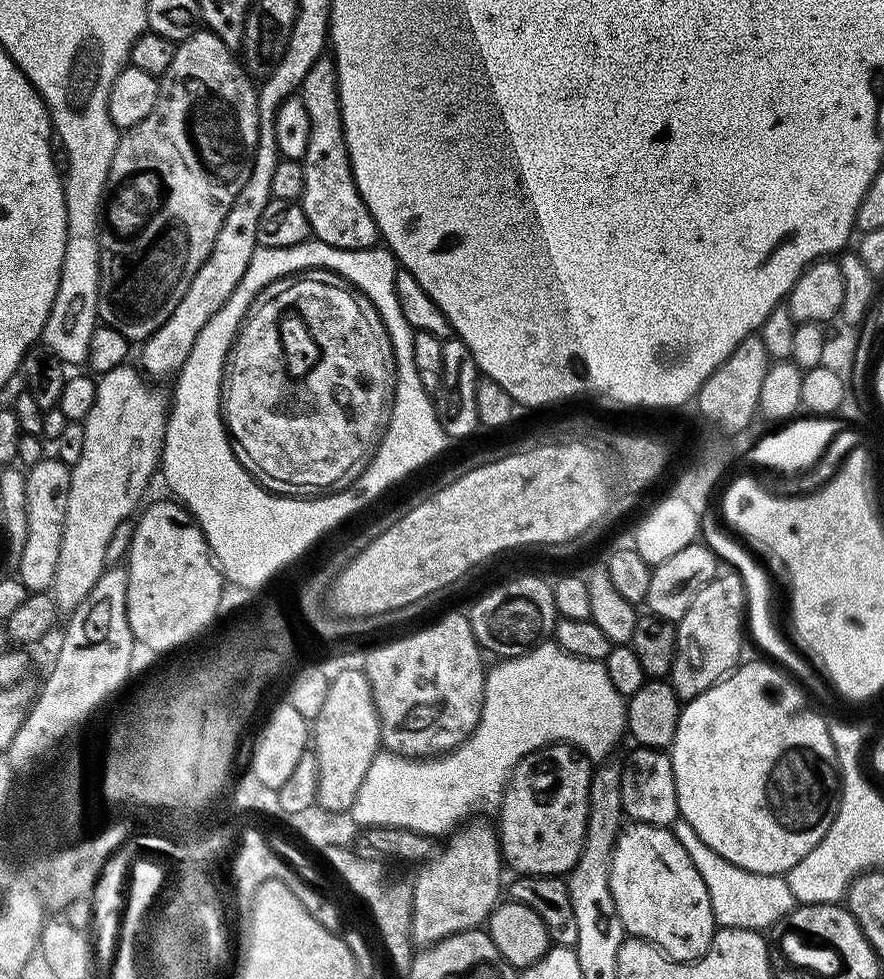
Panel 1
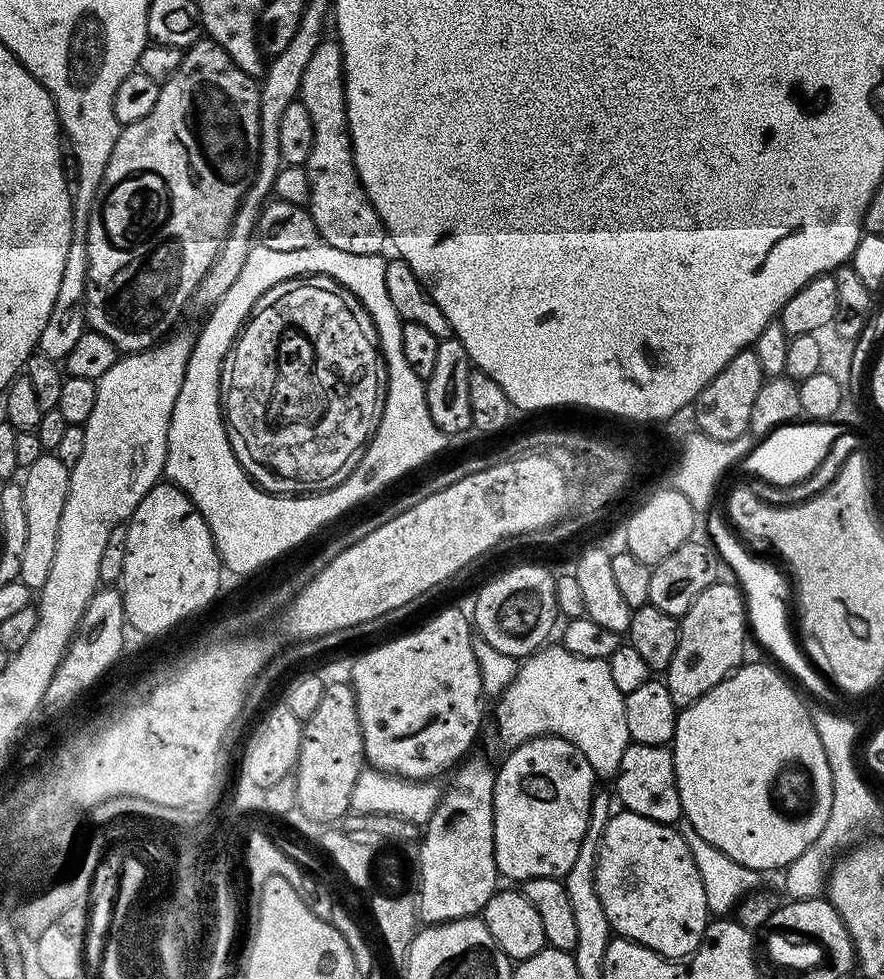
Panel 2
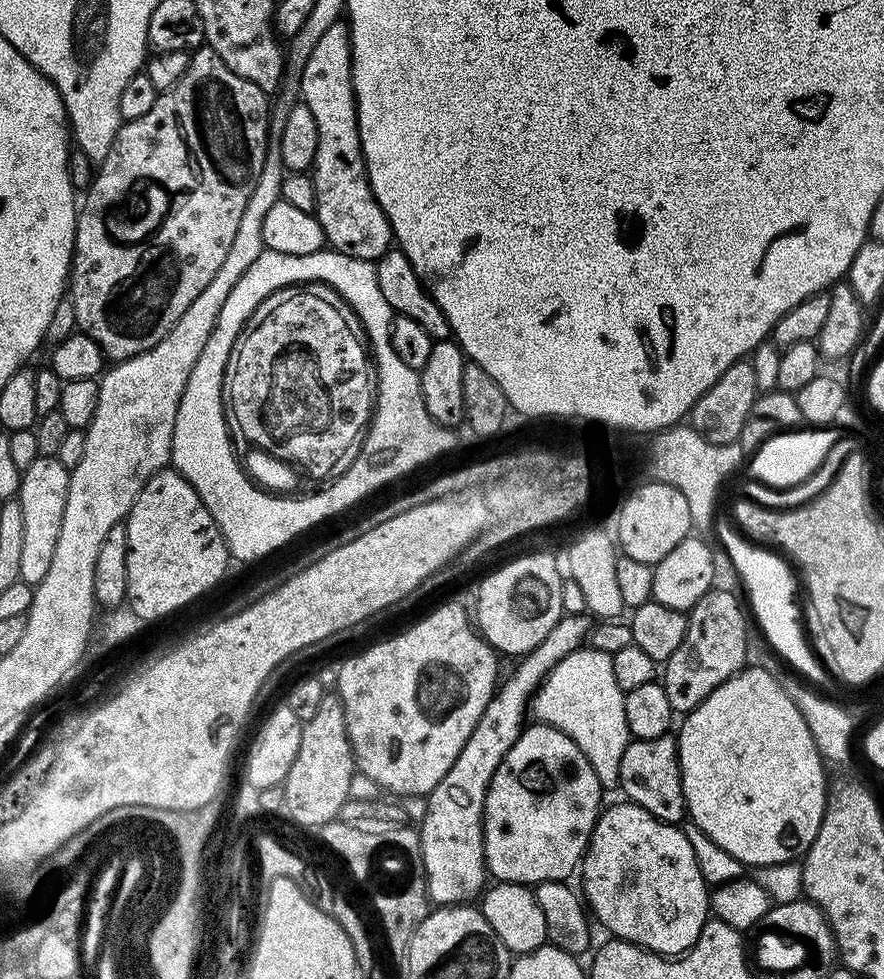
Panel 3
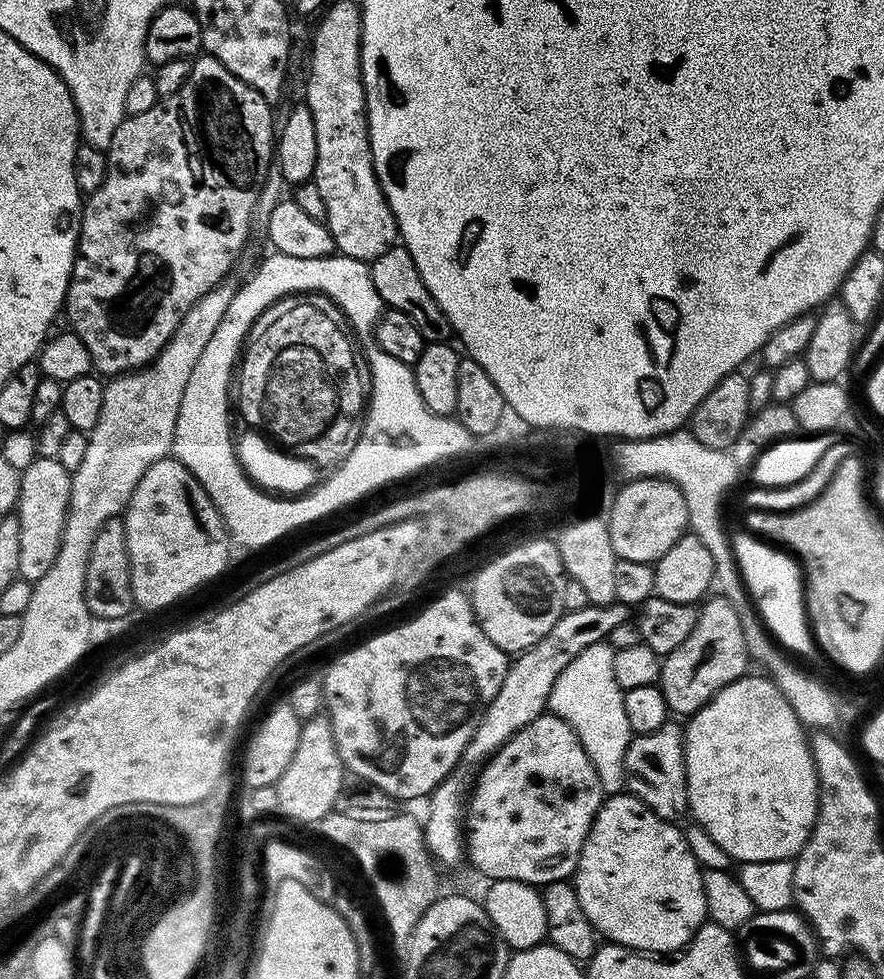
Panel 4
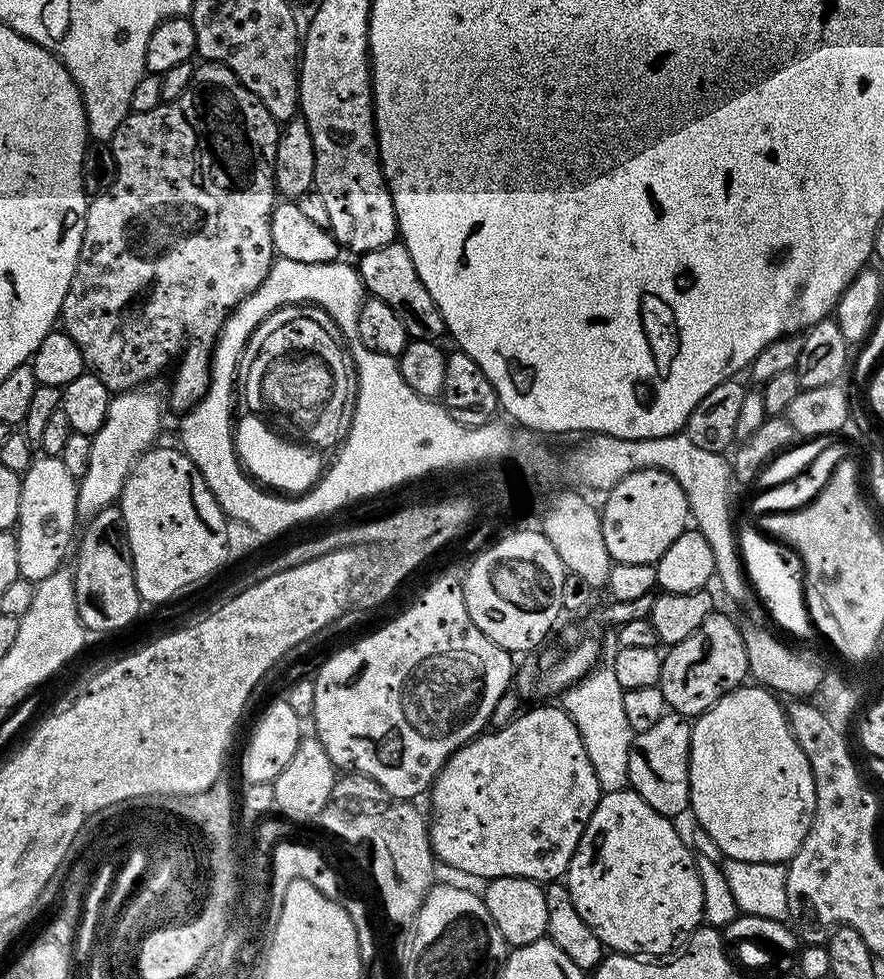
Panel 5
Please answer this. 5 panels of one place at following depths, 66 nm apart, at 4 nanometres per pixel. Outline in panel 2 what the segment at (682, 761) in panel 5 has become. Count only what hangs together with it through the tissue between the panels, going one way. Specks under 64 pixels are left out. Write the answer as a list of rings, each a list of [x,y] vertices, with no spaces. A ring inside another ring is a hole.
[[[629,743],[622,754],[622,762],[614,777],[615,795],[625,809],[634,814],[642,814],[642,818],[650,818],[654,822],[675,825],[682,816],[682,802],[678,794],[678,782],[674,770],[674,758],[671,747],[663,744]]]

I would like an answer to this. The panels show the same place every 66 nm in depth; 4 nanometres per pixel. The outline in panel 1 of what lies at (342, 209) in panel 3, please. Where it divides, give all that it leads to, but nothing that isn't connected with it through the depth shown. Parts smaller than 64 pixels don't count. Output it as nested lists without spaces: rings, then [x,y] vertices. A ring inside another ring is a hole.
[[[331,55],[321,56],[318,62],[314,62],[314,66],[310,66],[298,95],[306,106],[306,114],[310,114],[310,146],[306,146],[302,161],[304,185],[298,203],[310,222],[312,236],[342,250],[377,247],[376,223],[370,210],[366,210],[366,202],[362,202],[362,194],[358,194],[346,150],[338,74]]]

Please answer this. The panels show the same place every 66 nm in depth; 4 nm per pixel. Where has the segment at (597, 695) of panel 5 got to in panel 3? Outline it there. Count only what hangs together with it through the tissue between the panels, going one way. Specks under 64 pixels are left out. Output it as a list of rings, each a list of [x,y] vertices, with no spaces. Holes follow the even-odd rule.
[[[587,646],[572,652],[552,667],[530,701],[530,712],[541,724],[562,730],[586,754],[601,789],[615,789],[620,782],[622,754],[630,739],[626,726],[624,692],[614,679],[612,656]]]

